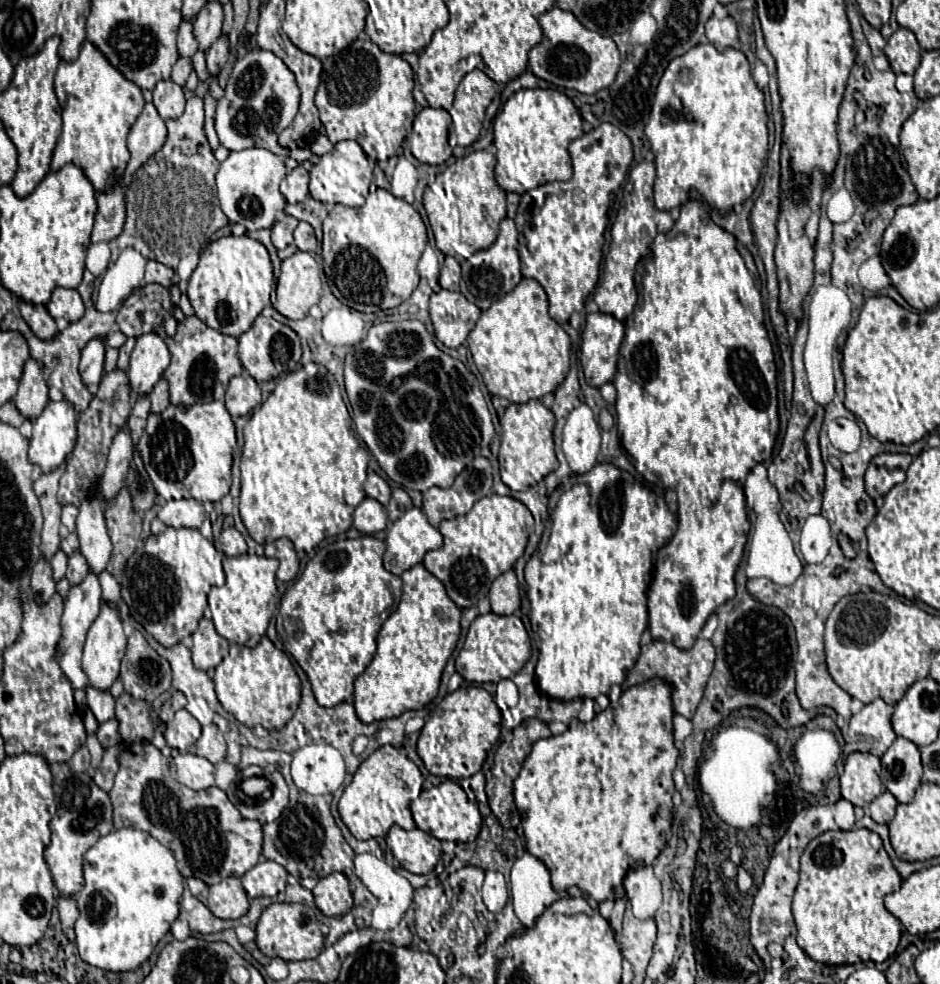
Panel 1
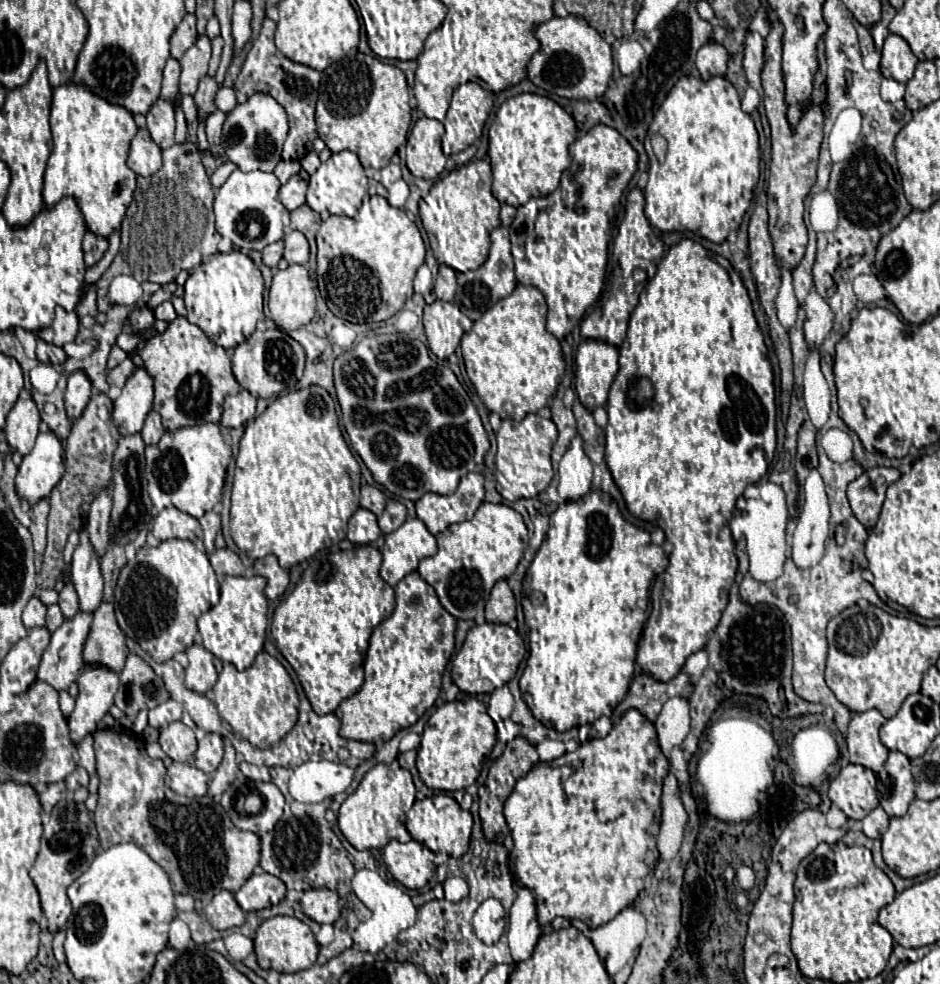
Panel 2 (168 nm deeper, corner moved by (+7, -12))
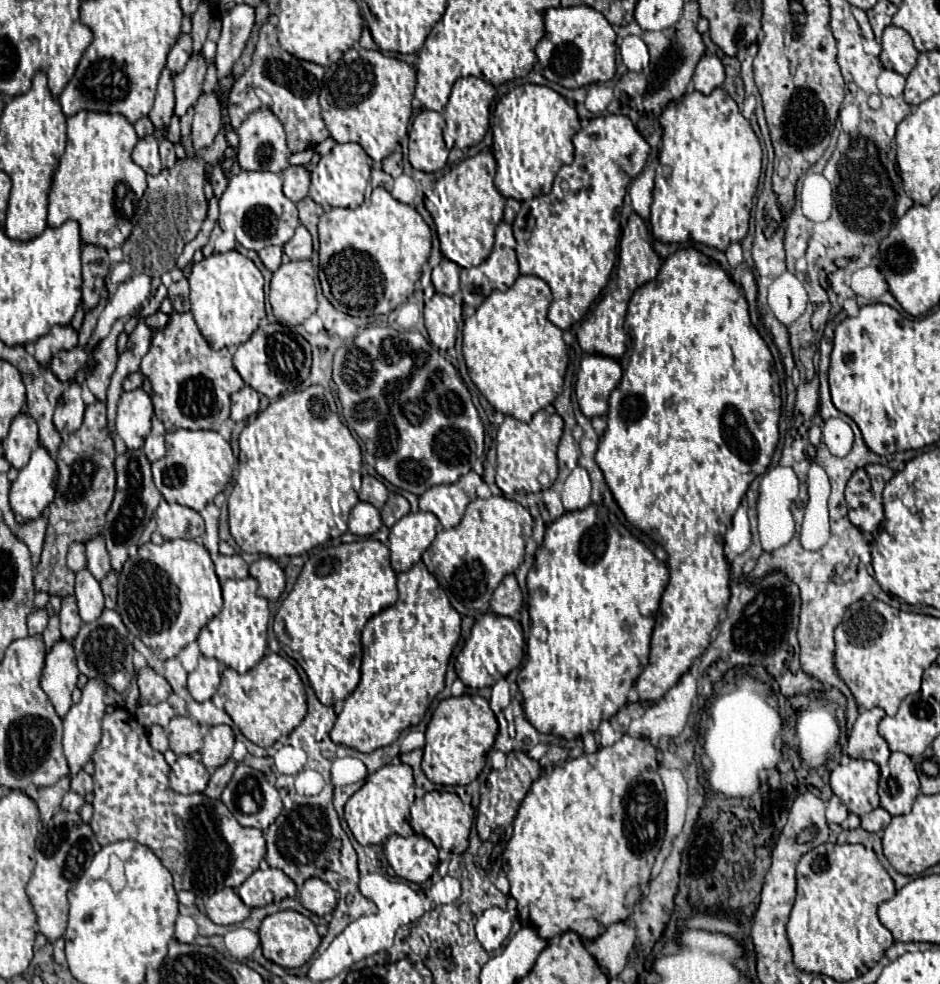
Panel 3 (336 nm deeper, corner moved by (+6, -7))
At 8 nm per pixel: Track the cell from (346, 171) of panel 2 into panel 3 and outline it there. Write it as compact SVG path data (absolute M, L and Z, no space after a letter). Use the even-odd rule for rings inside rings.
M347 142L347 144L335 144L335 148L327 154L321 156L319 164L311 170L311 190L309 196L325 206L341 206L341 208L357 208L363 202L363 194L371 181L371 168L373 160L365 154L365 150L355 144L355 142Z

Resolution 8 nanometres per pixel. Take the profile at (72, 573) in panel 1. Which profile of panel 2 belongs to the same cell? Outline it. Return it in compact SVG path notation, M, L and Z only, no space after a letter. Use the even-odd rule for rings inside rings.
M68 581L68 583L64 585L64 589L60 591L58 605L60 605L60 609L62 609L62 613L64 613L66 619L68 619L68 617L74 617L74 615L78 613L80 605L78 605L78 595L76 595L76 589L74 589L72 581Z

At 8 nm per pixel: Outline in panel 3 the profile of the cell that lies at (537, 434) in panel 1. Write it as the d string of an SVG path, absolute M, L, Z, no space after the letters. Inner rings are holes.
M539 410L529 424L505 416L497 432L497 486L505 494L549 490L557 478L557 446L561 434L563 418L559 414Z

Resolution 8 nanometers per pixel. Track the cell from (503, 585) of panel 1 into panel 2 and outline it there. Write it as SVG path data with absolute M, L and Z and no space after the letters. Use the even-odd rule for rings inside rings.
M502 579L494 585L490 599L486 601L486 621L488 623L510 623L516 617L516 601L508 587L508 583Z

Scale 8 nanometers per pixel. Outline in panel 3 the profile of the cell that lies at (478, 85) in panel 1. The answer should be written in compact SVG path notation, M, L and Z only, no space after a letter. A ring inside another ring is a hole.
M467 76L467 78L459 78L453 86L453 94L443 110L447 128L445 128L445 138L449 140L449 144L453 148L469 148L475 146L483 140L487 128L489 128L489 106L495 98L495 90L491 84L483 82L481 78L475 76Z

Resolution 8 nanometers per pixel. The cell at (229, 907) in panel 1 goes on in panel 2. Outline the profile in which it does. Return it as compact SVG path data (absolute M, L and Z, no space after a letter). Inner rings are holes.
M220 891L218 895L214 895L214 899L206 905L204 915L206 915L208 923L220 931L230 929L230 927L238 927L246 919L246 913L236 903L236 899L232 897L230 891Z

